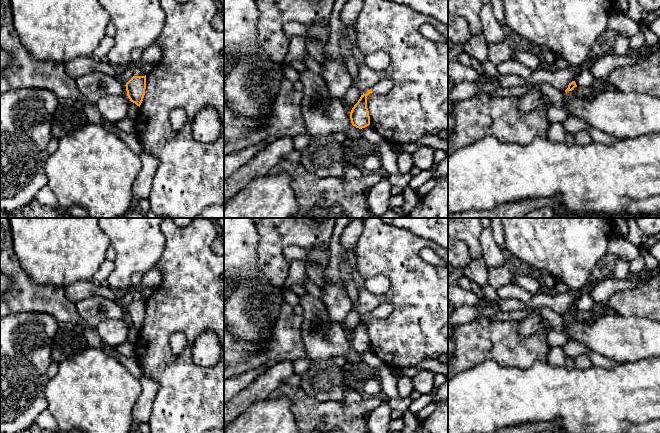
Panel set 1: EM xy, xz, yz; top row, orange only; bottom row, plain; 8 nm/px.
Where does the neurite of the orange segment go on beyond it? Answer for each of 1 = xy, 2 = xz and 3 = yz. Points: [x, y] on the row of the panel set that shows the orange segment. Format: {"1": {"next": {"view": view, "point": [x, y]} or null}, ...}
{"1": {"next": null}, "2": {"next": null}, "3": {"next": null}}

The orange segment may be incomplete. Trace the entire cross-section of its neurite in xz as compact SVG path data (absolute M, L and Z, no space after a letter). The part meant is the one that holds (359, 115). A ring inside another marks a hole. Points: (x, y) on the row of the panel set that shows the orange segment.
M372 88L366 94L361 95L350 112L351 123L356 128L362 129L370 125L370 116L367 108L367 96L370 93L373 93Z

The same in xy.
M146 75L133 76L125 86L130 101L140 107L145 95Z

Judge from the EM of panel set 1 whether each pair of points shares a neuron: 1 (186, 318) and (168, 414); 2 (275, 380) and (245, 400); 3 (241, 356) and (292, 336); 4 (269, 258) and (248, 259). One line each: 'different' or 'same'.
1: same
2: same
3: same
4: different

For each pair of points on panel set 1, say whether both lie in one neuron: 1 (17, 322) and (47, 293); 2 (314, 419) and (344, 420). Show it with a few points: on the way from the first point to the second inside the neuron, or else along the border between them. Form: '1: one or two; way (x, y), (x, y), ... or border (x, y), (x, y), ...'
1: two; border (10, 313), (43, 312), (51, 316)
2: one; way (321, 420), (337, 420)

